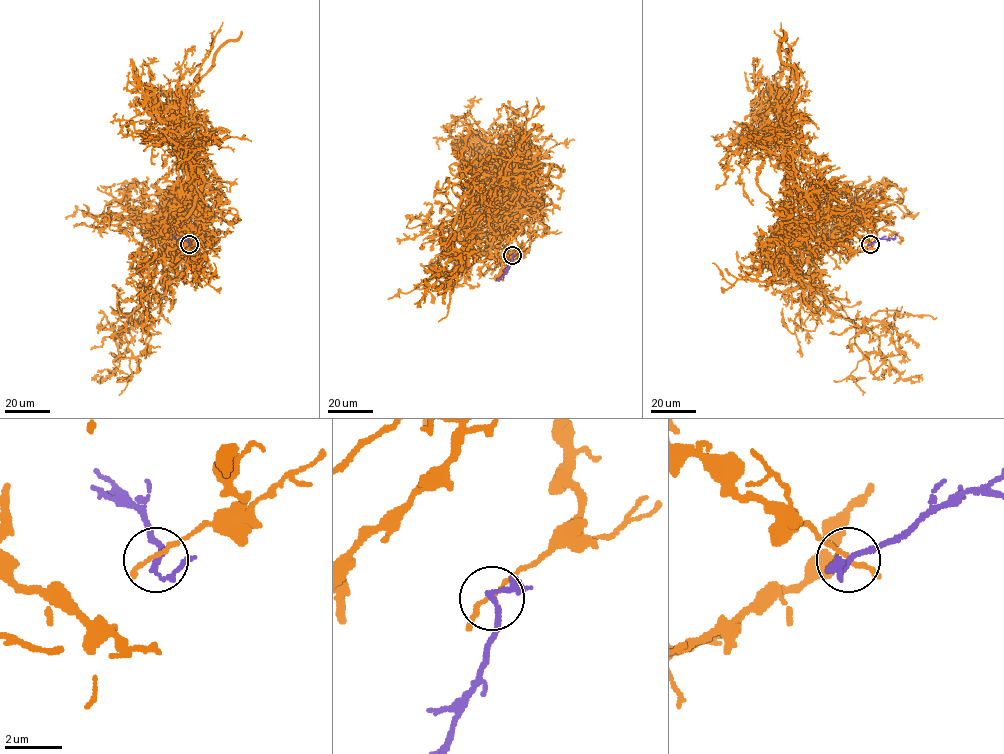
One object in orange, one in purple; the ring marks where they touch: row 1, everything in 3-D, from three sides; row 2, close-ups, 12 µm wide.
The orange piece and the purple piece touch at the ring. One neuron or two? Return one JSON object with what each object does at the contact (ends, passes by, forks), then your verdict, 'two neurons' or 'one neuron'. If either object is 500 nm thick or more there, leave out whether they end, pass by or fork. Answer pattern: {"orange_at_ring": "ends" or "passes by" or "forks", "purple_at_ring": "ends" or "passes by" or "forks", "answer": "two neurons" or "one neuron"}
{"orange_at_ring": "passes by", "purple_at_ring": "passes by", "answer": "two neurons"}

